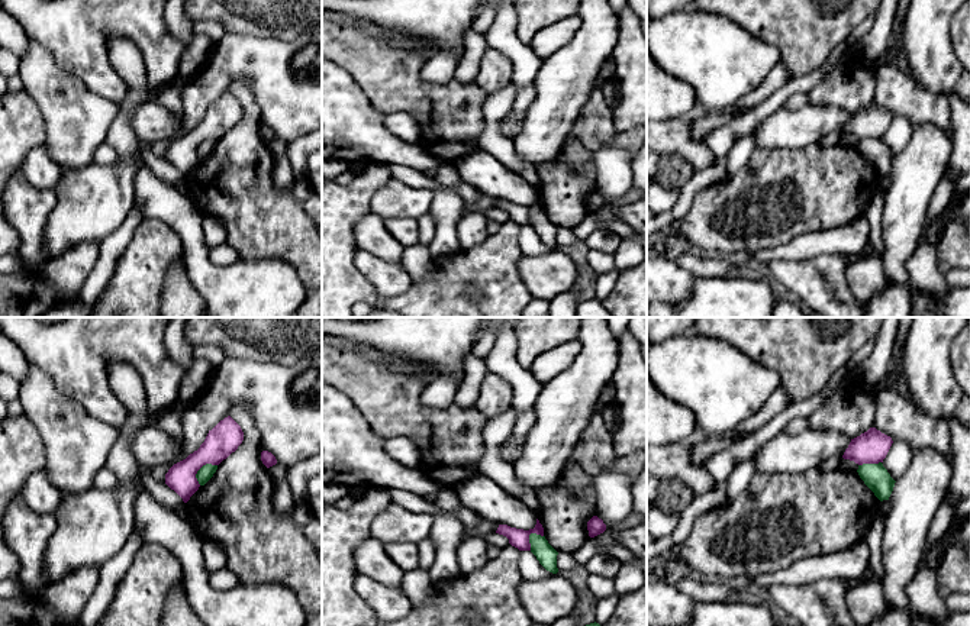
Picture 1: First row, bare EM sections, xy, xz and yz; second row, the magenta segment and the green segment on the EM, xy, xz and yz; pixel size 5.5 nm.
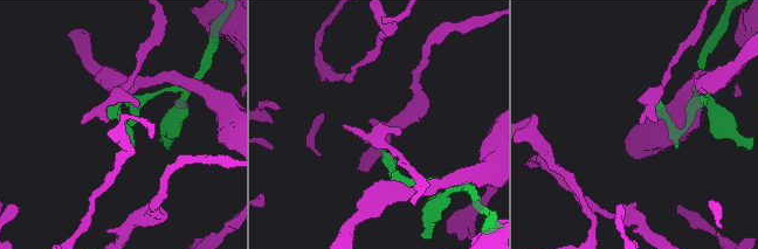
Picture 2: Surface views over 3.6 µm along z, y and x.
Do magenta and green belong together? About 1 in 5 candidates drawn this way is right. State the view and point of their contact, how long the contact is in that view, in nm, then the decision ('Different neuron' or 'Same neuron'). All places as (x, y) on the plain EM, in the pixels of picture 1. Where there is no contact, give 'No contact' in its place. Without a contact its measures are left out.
Touches magenta at xy (200, 142). Shared border 160 nm. Different neuron

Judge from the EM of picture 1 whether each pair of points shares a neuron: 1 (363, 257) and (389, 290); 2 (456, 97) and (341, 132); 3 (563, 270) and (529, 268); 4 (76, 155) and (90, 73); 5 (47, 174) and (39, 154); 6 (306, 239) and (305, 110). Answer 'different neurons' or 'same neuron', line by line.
1: same neuron
2: different neurons
3: same neuron
4: different neurons
5: same neuron
6: different neurons

